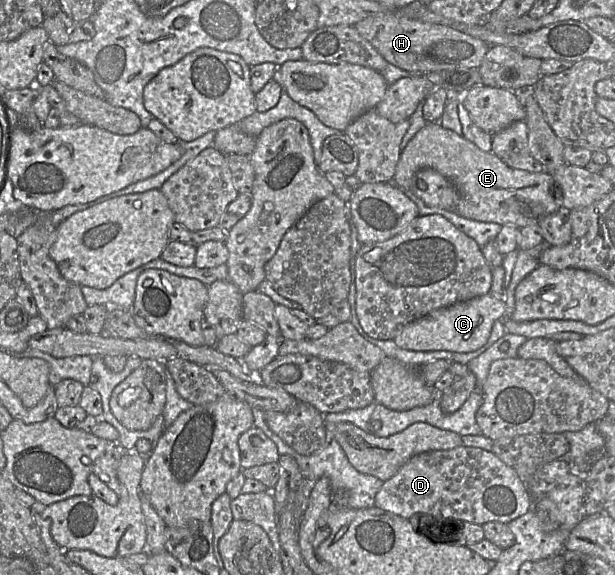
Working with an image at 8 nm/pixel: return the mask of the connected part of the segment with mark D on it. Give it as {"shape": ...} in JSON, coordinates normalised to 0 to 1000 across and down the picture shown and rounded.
{"shape":[[[745,776],[732,783],[711,783],[668,795],[634,833],[624,837],[610,863],[608,880],[660,903],[685,901],[693,913],[712,904],[746,904],[785,913],[792,908],[828,910],[855,894],[865,880],[867,863],[836,816],[798,784],[776,777]]]}

